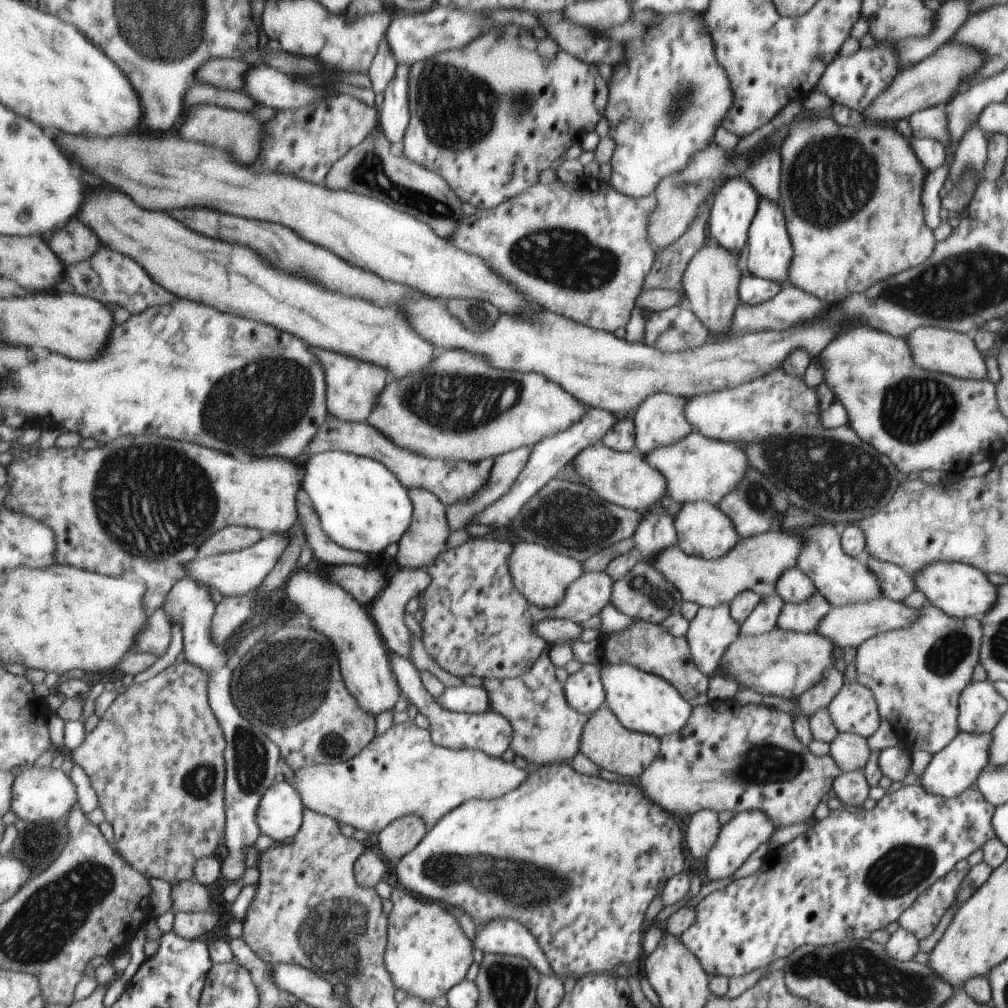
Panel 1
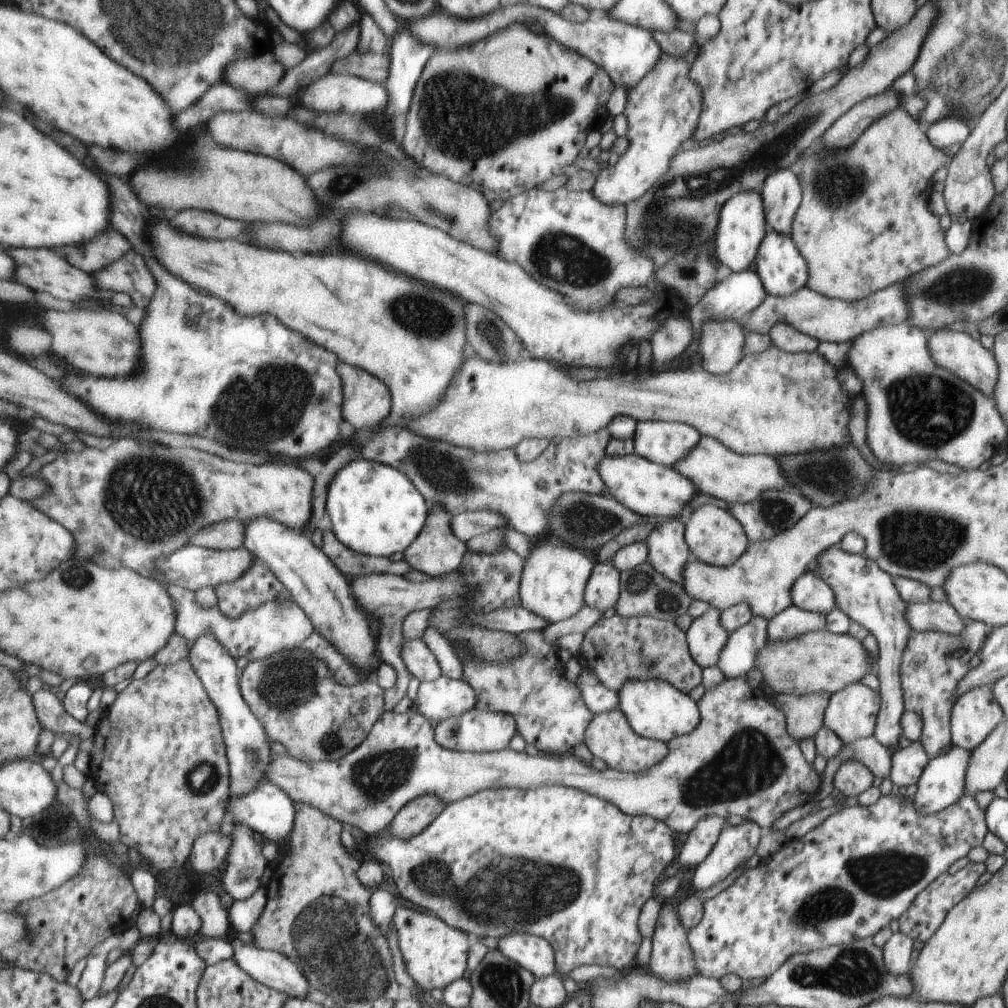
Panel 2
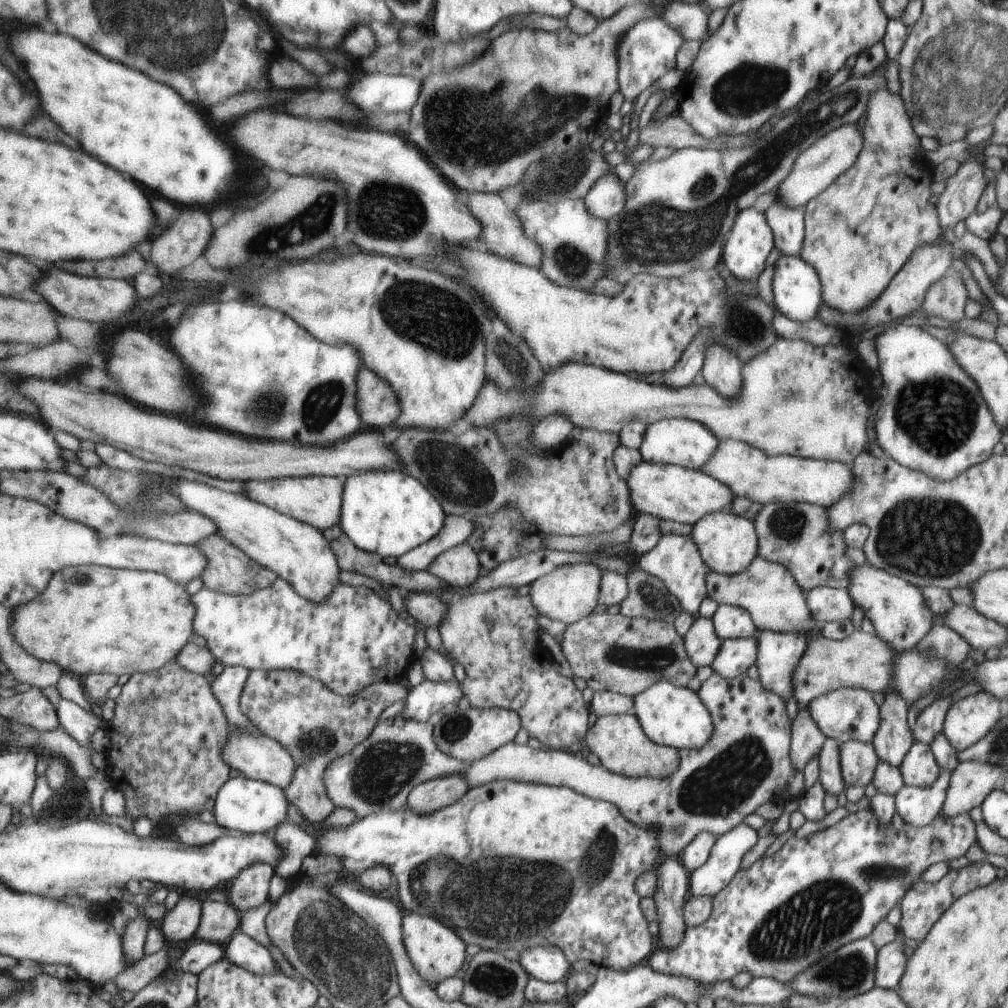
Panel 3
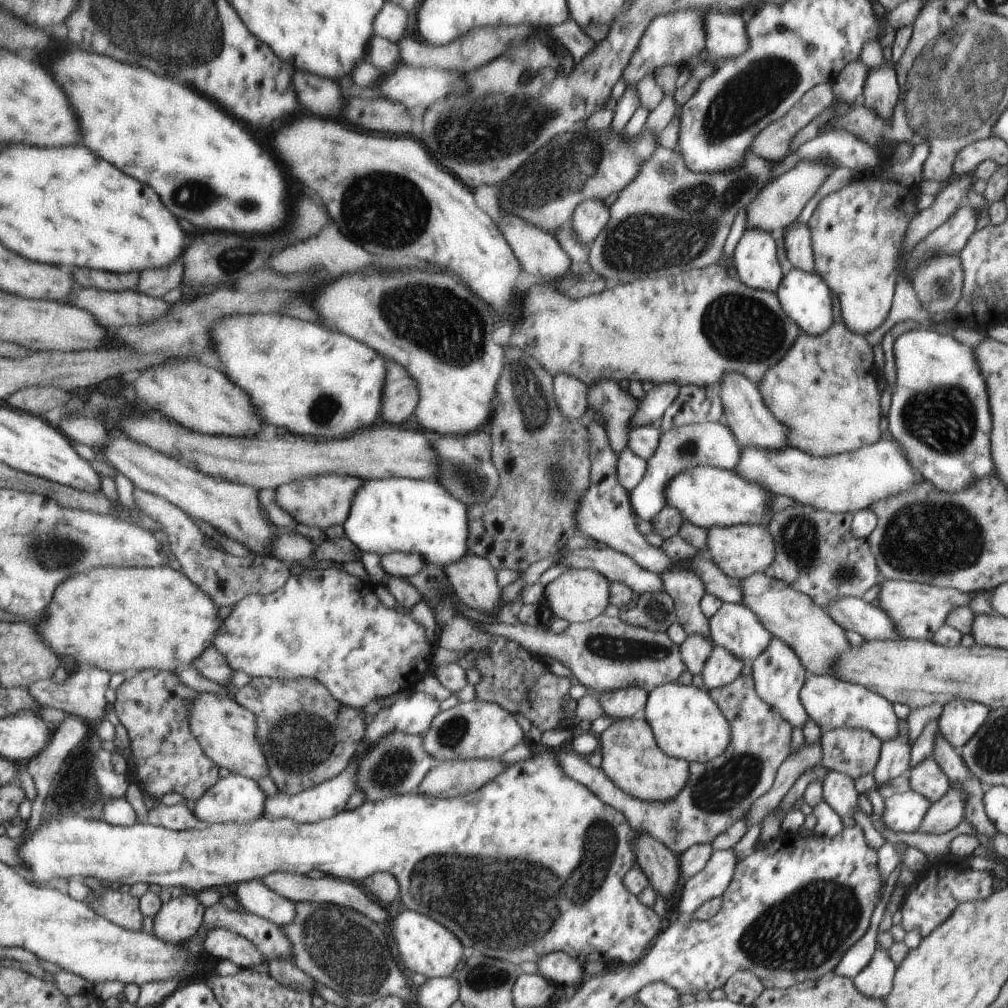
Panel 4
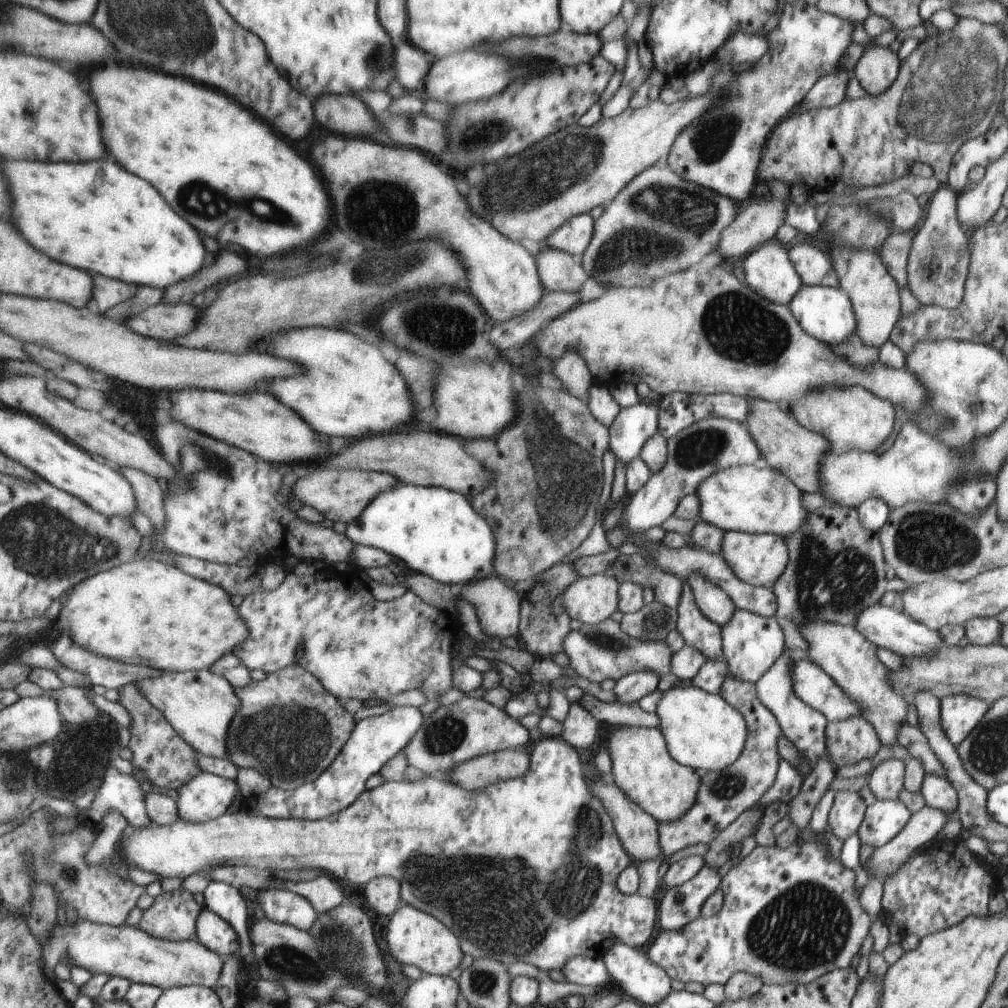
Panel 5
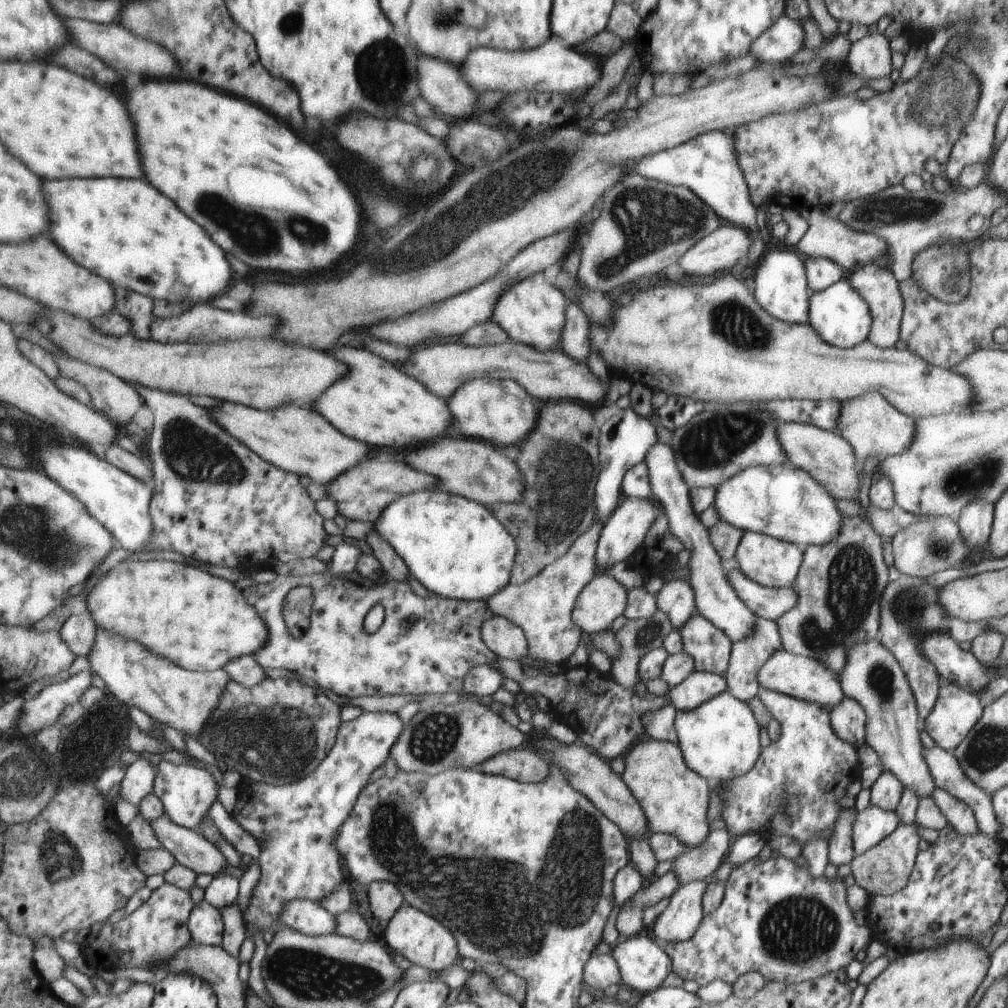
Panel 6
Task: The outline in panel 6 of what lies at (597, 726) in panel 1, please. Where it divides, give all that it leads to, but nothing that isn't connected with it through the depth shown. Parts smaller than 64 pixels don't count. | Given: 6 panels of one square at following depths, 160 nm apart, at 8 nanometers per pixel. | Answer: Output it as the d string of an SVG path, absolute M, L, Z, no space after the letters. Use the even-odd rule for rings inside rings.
M652 737L646 738L645 741L637 742L626 754L625 772L621 774L621 777L634 795L634 798L640 803L649 822L649 832L674 835L688 849L704 844L710 834L708 810L710 810L711 792L704 777L686 764L681 753L681 747L676 743L656 740Z

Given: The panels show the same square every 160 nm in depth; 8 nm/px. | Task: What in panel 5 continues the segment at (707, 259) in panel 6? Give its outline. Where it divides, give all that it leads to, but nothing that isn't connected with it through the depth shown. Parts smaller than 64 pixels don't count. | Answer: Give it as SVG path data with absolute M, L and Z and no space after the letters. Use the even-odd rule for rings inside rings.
M790 195L786 200L772 197L771 200L745 204L736 220L728 225L722 233L722 240L715 251L715 258L718 262L722 262L722 256L726 256L726 258L734 258L736 262L740 262L749 252L752 252L761 244L775 240L777 230L785 223L786 211L790 205Z

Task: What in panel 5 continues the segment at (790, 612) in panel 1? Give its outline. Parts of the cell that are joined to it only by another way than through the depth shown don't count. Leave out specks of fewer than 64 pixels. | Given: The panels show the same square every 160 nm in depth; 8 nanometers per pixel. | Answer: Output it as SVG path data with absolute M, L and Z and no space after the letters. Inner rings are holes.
M786 647L774 664L755 682L758 698L764 705L773 711L780 722L781 730L786 737L796 745L799 757L804 757L814 766L818 758L826 757L829 760L828 746L824 746L824 730L828 730L825 714L806 703L793 690L793 669L798 654Z

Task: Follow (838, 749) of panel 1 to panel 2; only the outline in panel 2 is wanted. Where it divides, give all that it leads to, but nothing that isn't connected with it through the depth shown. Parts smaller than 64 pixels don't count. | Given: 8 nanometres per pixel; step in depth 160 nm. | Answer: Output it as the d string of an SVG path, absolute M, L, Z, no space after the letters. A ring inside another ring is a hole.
M874 735L859 738L854 742L843 744L838 754L827 760L816 800L821 801L832 794L833 776L843 765L844 760L848 759L866 765L873 771L874 776L880 776L883 779L890 776L891 752L885 746L882 746Z

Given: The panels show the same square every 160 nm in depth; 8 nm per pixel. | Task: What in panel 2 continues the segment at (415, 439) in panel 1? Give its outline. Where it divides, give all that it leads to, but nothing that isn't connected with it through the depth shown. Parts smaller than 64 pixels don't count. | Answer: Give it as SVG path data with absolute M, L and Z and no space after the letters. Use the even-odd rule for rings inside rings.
M770 347L760 354L749 354L743 356L741 361L730 372L724 374L710 373L700 365L694 365L691 369L676 370L676 371L662 371L651 375L647 379L622 378L618 379L578 379L573 372L560 372L558 368L554 368L556 362L548 362L547 360L538 360L530 358L526 354L526 358L520 358L516 361L492 361L488 362L483 359L476 352L472 351L465 362L464 368L457 374L458 386L454 386L454 394L445 398L436 409L430 409L429 413L418 415L408 419L402 427L409 431L416 432L416 434L434 441L445 443L452 443L457 447L464 447L478 453L498 452L506 449L514 449L516 445L526 439L546 439L548 442L554 437L566 438L574 437L577 434L591 435L598 432L600 429L606 428L614 417L626 415L638 421L676 421L679 423L686 423L687 425L695 427L702 436L718 439L718 442L730 449L741 452L743 455L770 455L778 457L780 455L791 455L794 453L807 453L816 449L837 449L838 447L845 447L848 442L846 436L846 426L850 420L850 400L845 392L842 391L842 386L836 380L838 371L834 370L836 367L828 364L822 356L819 356L817 351L811 353L790 353L783 351L778 347Z

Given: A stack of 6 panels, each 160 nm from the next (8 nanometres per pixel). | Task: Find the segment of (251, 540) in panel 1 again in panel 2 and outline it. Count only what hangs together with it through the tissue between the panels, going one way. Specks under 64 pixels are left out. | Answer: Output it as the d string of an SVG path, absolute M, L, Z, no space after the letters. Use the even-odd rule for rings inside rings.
M222 521L198 531L192 539L192 544L207 549L239 549L245 546L247 539L247 524L242 521Z

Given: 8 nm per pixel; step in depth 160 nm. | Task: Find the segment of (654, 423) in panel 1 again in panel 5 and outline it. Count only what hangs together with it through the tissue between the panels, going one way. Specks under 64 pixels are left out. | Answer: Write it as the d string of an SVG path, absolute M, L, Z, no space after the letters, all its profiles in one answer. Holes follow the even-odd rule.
M714 417L701 420L677 432L667 439L667 457L661 469L652 473L649 481L637 493L628 495L621 524L607 534L610 544L614 549L618 549L620 545L633 537L634 533L643 533L649 528L654 528L654 526L662 526L667 518L673 516L673 512L677 509L681 498L687 494L695 494L695 490L700 488L701 482L708 480L717 470L754 465L756 460L762 460L761 454L762 450L760 450L758 442L749 433L748 424L742 422Z

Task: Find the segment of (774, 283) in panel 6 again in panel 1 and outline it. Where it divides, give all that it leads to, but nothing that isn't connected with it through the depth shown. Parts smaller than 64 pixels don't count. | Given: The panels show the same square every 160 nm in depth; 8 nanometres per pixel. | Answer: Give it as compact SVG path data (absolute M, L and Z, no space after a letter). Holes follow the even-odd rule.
M743 176L730 177L710 198L710 214L707 224L708 237L726 247L730 252L741 253L748 236L748 229L760 206L757 189Z

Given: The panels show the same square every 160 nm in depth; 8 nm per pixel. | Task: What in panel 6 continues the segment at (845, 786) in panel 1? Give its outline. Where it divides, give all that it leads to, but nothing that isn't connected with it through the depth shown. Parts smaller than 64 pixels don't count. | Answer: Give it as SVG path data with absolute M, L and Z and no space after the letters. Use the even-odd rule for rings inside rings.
M845 696L841 704L833 709L832 719L832 727L842 740L859 747L866 744L868 714L856 699Z

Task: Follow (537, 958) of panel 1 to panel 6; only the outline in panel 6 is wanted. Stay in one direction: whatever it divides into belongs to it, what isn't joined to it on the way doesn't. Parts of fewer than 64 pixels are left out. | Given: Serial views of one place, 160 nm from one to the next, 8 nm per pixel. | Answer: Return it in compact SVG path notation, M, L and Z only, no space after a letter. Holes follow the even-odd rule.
M594 955L589 958L585 966L585 981L592 988L600 988L603 991L612 984L620 985L620 971L612 955Z

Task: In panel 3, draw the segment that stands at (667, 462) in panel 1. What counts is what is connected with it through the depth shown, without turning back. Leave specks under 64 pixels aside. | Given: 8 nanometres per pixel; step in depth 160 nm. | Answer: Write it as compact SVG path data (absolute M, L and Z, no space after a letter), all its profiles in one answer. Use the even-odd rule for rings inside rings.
M720 439L720 446L708 464L698 471L720 480L733 490L733 494L765 505L775 502L803 502L816 504L826 510L849 496L858 482L854 467L836 461L805 459L792 455L767 455L748 443L734 439Z

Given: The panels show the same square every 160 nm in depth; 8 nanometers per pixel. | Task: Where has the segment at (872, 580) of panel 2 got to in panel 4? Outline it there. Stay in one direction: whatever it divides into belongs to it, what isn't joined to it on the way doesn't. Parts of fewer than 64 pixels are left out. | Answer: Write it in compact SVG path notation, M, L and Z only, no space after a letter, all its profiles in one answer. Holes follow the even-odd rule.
M883 578L877 598L878 608L888 612L892 616L894 624L900 628L900 638L930 641L933 634L945 624L947 614L954 607L969 606L969 602L976 596L977 593L963 593L953 588L933 584ZM902 719L901 722L901 735L884 743L881 760L878 761L877 769L873 774L877 786L900 775L908 775L912 761L912 747L908 739L906 720Z

